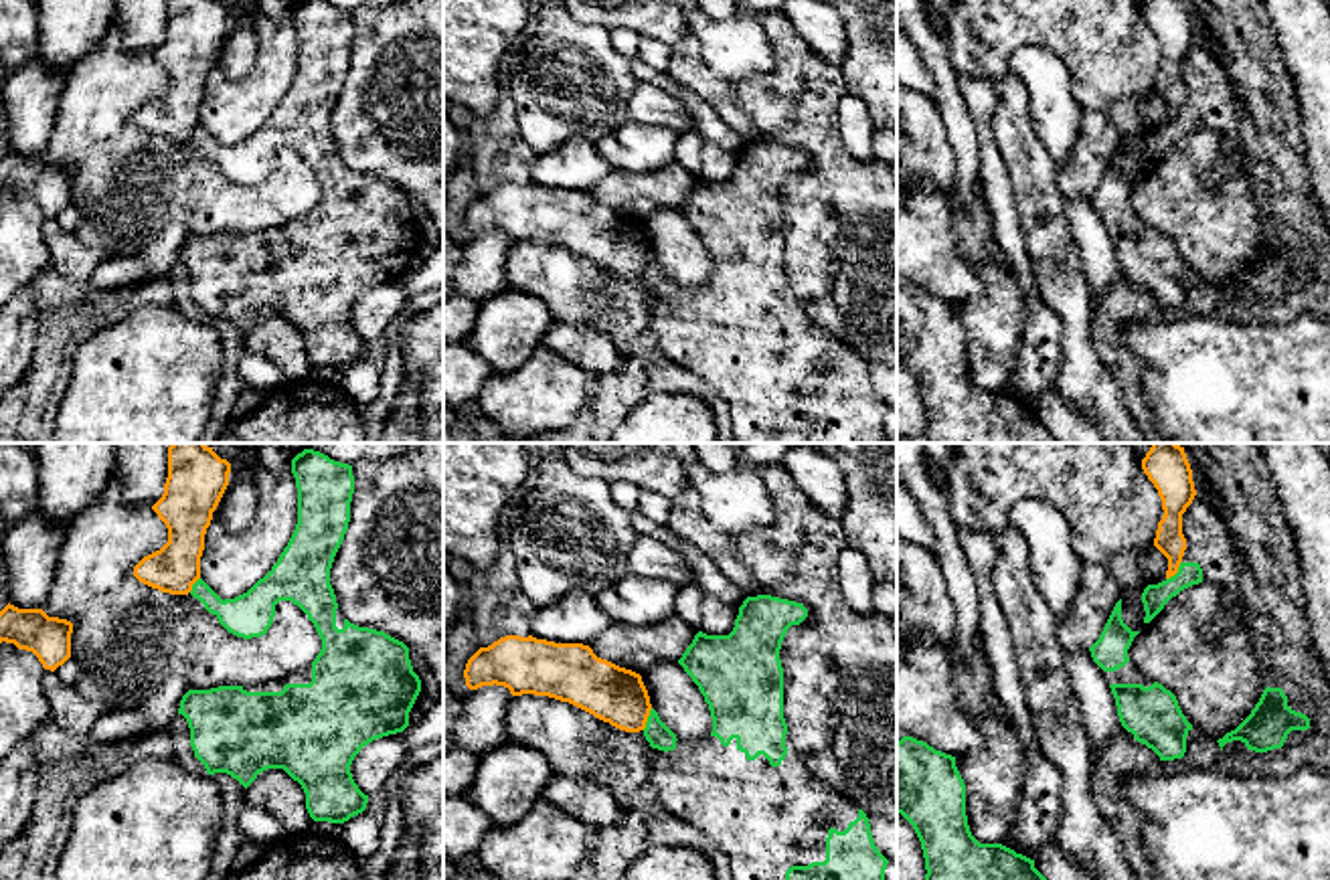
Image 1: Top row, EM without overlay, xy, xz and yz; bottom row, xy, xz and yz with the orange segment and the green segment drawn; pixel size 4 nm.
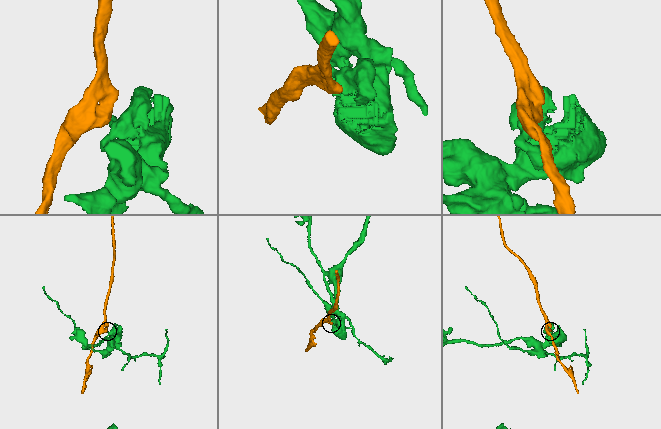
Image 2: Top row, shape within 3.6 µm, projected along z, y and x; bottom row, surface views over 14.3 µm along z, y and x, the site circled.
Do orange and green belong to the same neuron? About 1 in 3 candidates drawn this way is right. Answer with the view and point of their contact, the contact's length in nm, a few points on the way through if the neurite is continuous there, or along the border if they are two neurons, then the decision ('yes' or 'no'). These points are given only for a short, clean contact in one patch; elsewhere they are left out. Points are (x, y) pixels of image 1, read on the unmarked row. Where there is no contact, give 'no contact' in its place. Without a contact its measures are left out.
contact xz (646, 266); length 100 nm; border xz (652, 255), (642, 276); no

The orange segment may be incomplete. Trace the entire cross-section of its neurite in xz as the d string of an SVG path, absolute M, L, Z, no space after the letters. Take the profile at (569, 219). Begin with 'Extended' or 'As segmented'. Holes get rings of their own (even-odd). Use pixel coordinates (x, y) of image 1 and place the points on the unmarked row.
As segmented. M506 182L488 194L480 194L468 206L464 225L470 237L496 231L508 235L512 243L534 241L569 249L626 279L644 277L652 257L640 221L597 204L583 190L555 190L532 182Z

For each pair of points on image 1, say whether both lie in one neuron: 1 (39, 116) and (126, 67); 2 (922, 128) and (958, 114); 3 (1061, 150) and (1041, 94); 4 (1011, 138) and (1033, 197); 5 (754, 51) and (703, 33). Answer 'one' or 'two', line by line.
1: two
2: two
3: one
4: one
5: one

